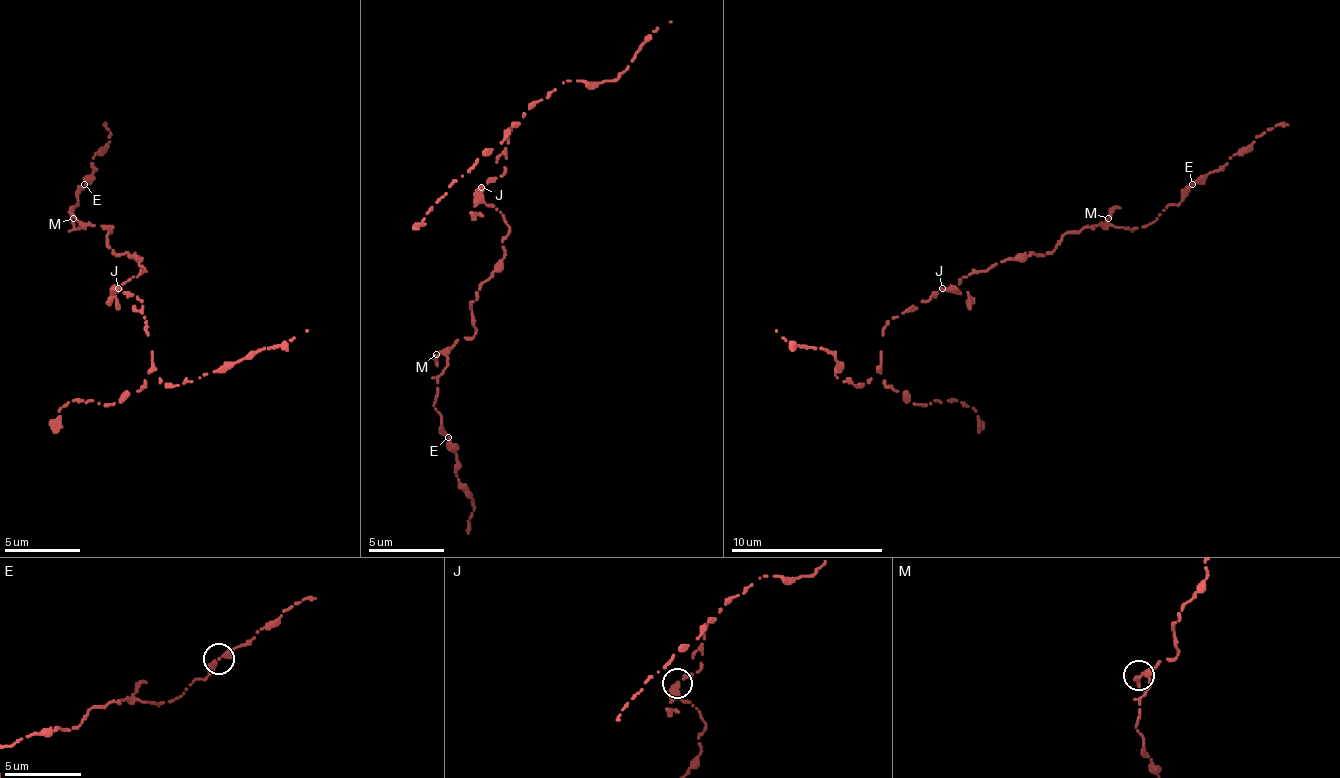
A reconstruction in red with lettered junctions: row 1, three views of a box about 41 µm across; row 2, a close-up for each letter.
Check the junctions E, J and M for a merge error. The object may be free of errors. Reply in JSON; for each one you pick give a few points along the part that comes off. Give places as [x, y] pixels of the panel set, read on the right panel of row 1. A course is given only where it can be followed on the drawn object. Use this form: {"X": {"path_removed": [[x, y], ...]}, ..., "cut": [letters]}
{"cut": []}

